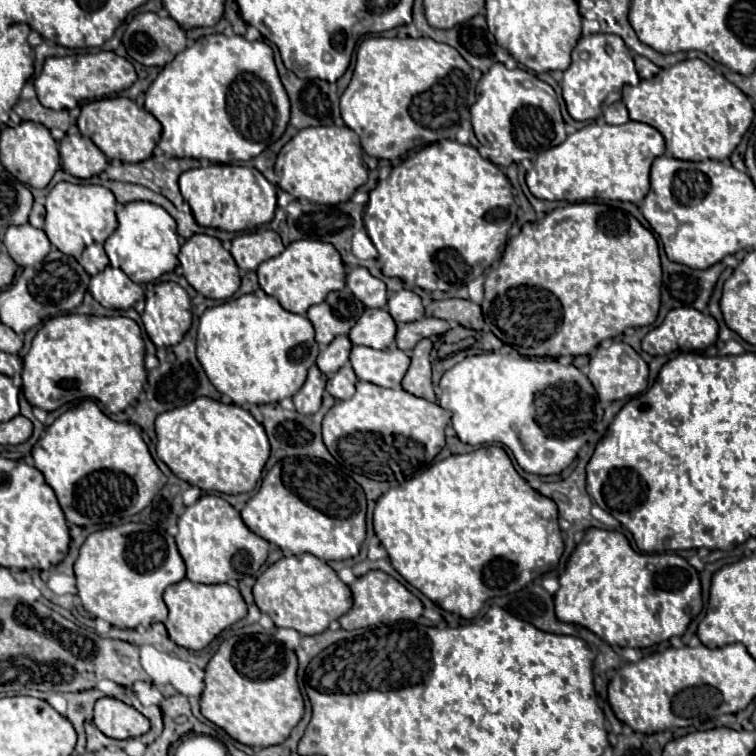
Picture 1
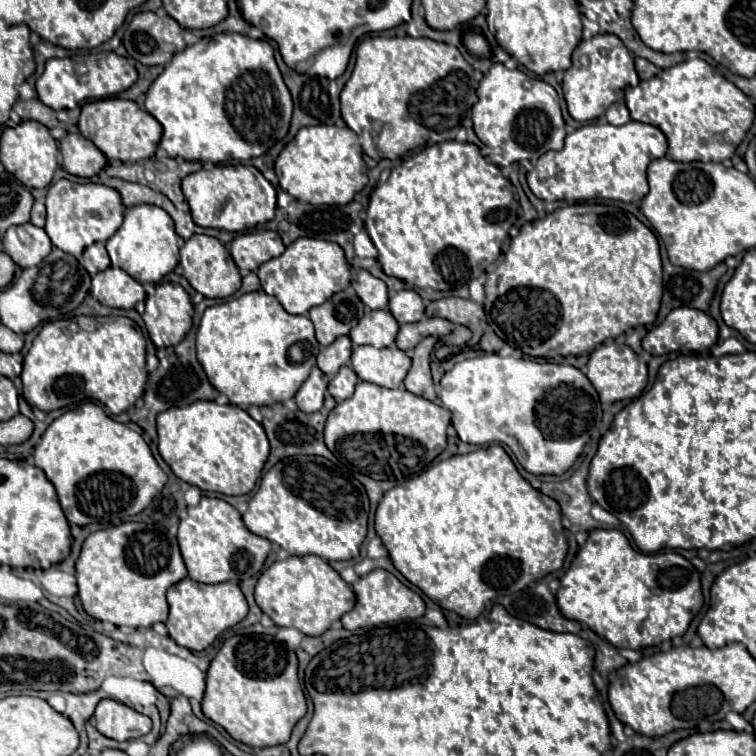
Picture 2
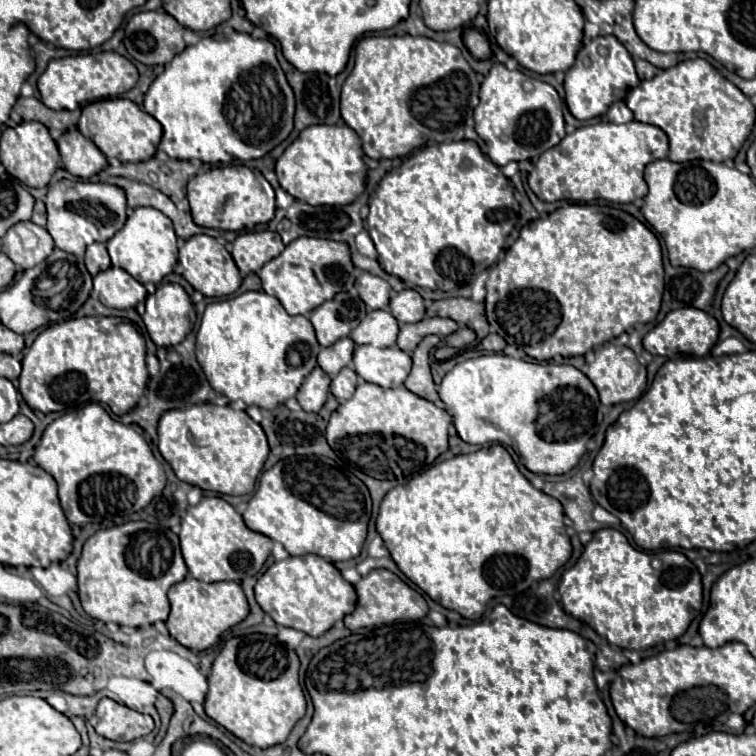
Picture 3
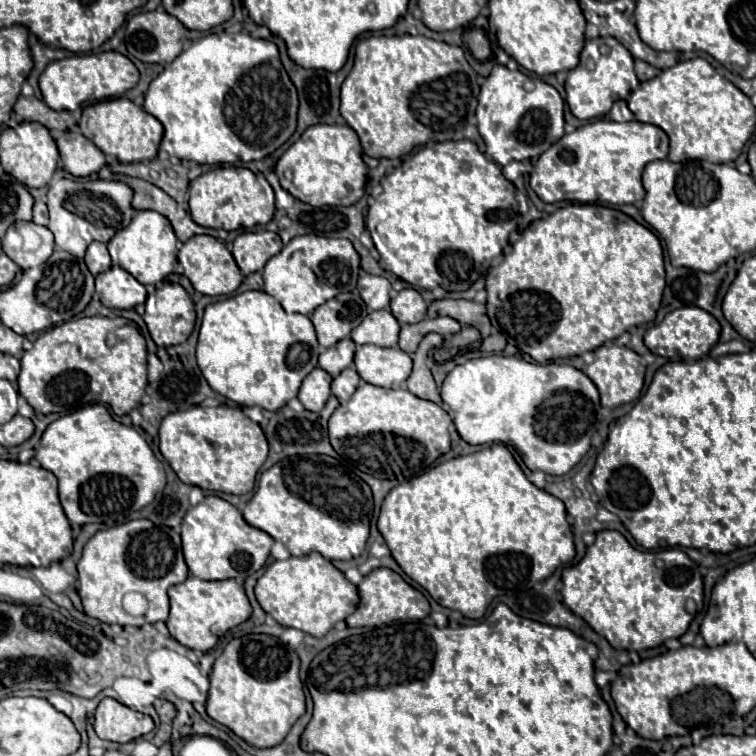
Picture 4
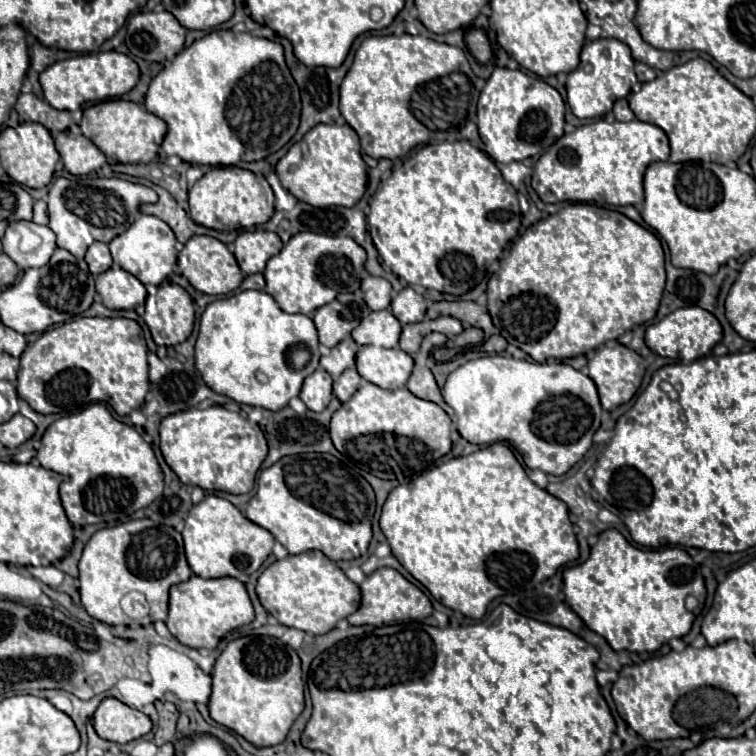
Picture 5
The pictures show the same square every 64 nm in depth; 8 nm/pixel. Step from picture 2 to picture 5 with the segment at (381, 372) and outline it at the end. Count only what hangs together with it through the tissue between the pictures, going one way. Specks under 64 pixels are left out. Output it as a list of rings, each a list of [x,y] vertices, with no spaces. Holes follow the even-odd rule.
[[[360,346],[356,356],[358,374],[388,390],[406,386],[406,380],[412,372],[412,356],[400,348],[380,348],[380,346]]]

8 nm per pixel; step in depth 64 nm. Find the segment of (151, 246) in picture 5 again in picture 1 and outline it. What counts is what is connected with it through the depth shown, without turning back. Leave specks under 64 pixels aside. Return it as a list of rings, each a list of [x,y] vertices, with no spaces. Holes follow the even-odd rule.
[[[136,200],[118,206],[116,218],[118,228],[104,242],[104,250],[110,258],[110,264],[126,272],[130,280],[134,280],[136,284],[155,282],[162,274],[172,272],[179,265],[178,253],[181,245],[178,241],[178,230],[174,218],[162,206]]]

